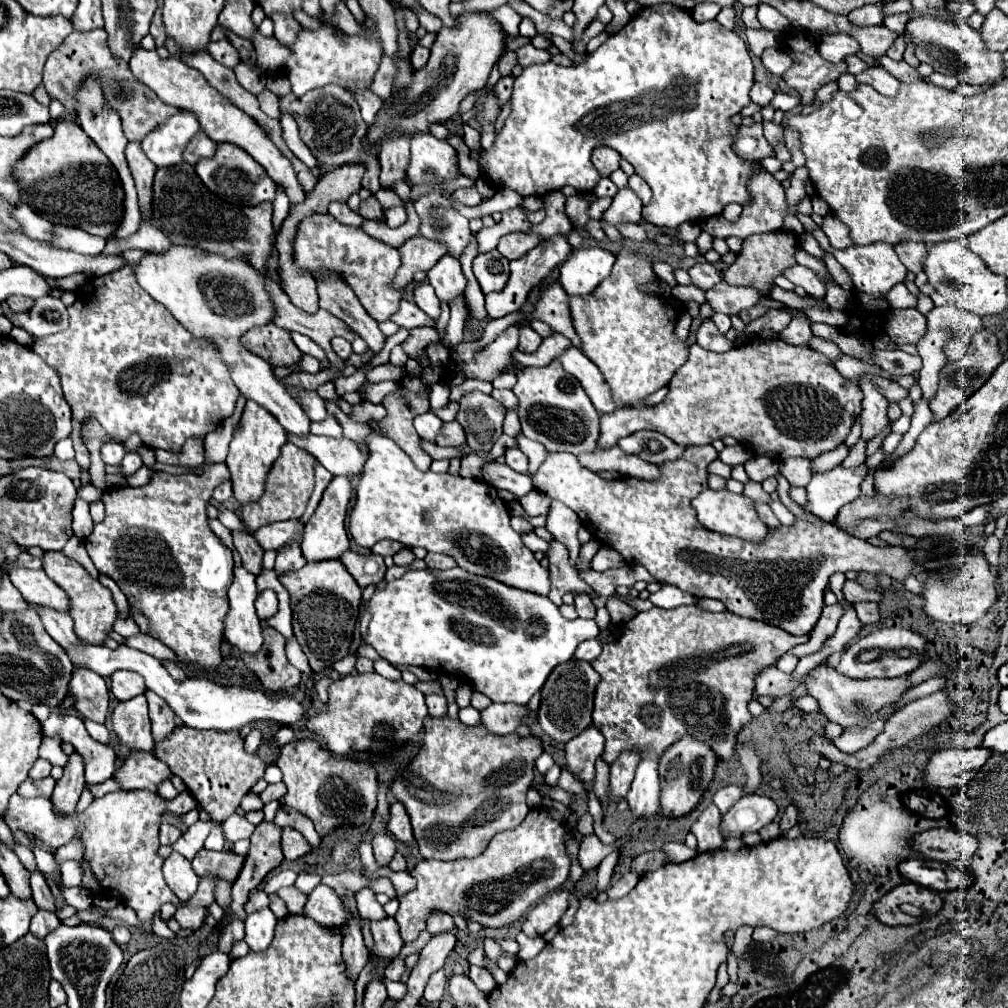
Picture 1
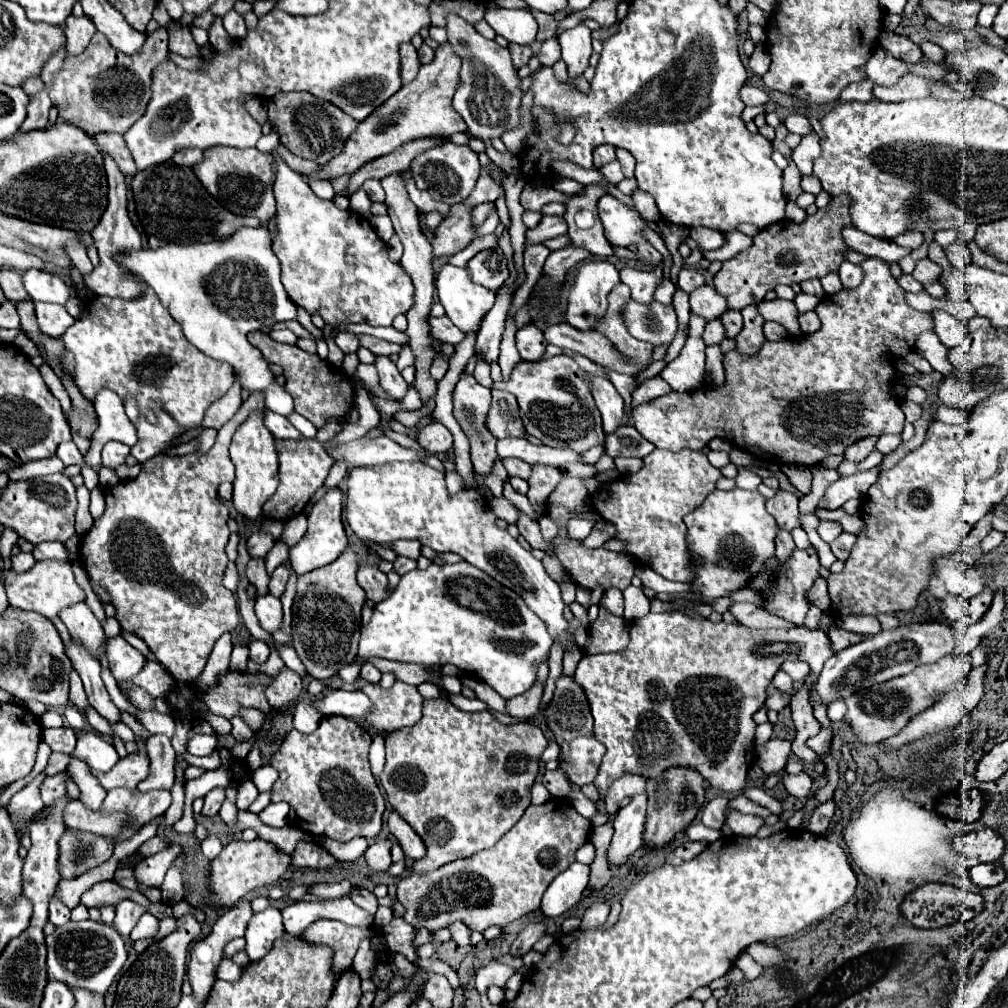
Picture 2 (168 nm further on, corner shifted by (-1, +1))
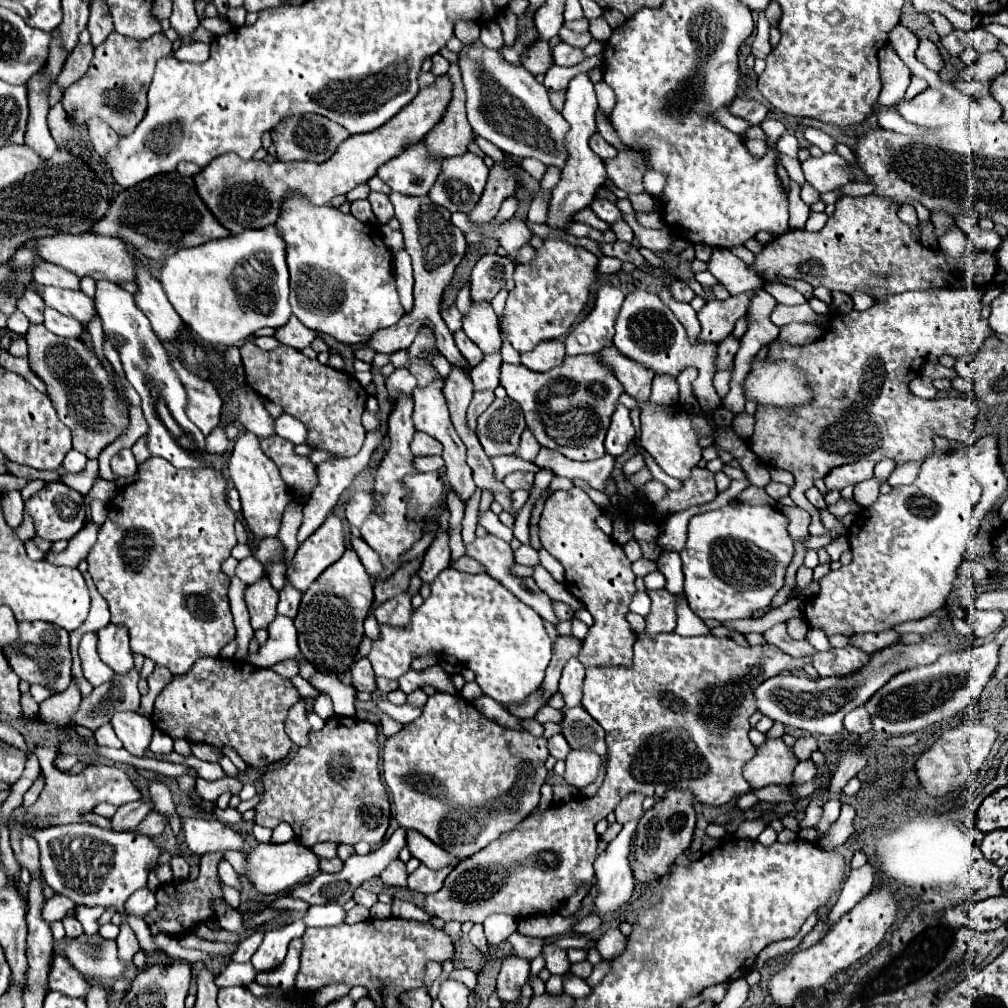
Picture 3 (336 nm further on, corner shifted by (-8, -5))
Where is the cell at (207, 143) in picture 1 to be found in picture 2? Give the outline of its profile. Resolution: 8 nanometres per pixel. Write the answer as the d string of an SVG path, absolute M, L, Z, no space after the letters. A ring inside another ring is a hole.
M184 149L184 151L176 153L172 159L176 161L176 165L188 165L188 167L192 167L192 165L196 165L196 163L202 161L202 151L200 149Z

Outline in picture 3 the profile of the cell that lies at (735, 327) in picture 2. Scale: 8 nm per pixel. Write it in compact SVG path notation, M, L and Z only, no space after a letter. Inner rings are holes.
M727 335L721 343L719 343L719 359L717 359L717 369L729 367L733 365L733 357L739 351L741 341L735 335Z

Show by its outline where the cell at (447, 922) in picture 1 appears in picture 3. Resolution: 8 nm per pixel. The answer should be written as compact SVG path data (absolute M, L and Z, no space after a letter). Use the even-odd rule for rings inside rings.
M473 925L473 929L469 931L469 939L471 939L471 943L485 955L485 959L487 959L487 955L489 955L489 947L487 947L487 941L485 941L485 935L483 935L483 925Z

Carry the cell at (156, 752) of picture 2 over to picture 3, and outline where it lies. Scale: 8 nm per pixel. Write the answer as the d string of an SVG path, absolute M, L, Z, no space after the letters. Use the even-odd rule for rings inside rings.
M143 797L139 801L121 805L111 819L115 823L113 831L127 831L127 827L135 827L135 823L139 823L153 809L155 809L155 803L151 797Z

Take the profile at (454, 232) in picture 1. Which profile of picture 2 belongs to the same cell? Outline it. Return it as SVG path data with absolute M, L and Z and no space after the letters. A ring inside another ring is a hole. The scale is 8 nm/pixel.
M410 169L400 171L400 177L404 177L404 185L406 185L406 189L408 189L408 195L410 195L412 203L414 203L420 211L430 213L430 211L436 209L436 211L440 211L442 215L448 215L450 205L446 205L446 203L438 203L438 201L434 201L426 191L416 189L416 183L414 183L414 177L412 177L412 171L410 171Z

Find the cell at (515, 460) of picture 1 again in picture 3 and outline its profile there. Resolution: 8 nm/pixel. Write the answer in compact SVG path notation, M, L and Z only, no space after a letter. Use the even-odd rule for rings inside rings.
M515 471L515 473L511 473L511 475L507 475L503 479L503 483L511 491L515 491L515 489L527 489L527 491L531 491L533 489L533 481L535 481L535 473L527 473L527 471Z

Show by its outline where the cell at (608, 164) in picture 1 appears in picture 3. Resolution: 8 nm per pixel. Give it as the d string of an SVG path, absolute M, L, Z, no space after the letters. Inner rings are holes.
M595 133L593 137L591 137L591 149L601 157L601 159L613 159L615 155L617 155L617 149L613 147L613 145L609 145L599 133Z

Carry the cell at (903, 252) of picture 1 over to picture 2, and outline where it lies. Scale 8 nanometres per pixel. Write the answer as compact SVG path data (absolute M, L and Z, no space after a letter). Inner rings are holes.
M916 231L902 233L900 237L896 237L896 239L894 239L894 243L896 243L896 245L908 247L908 249L918 249L918 247L922 245L922 241L924 241L924 237L922 237L920 233L916 233Z

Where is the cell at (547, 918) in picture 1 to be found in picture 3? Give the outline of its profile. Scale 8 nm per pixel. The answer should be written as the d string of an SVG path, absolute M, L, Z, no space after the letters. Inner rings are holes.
M511 955L503 961L499 977L497 977L497 995L503 1001L503 1007L511 1007L519 995L521 995L521 985L527 983L531 963L523 957Z

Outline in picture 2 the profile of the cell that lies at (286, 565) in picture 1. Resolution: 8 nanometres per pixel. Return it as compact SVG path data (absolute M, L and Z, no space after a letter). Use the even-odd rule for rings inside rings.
M280 565L280 567L276 567L276 571L272 573L272 577L270 577L270 593L272 593L274 597L282 597L284 589L286 589L288 575L290 575L290 571L288 571L288 569L284 569L282 565Z

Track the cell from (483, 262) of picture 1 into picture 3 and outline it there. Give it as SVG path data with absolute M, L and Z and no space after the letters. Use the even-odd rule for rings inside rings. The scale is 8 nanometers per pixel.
M497 253L483 255L471 271L471 299L491 301L501 289L511 291L515 285L513 269L515 265L509 257L501 257Z

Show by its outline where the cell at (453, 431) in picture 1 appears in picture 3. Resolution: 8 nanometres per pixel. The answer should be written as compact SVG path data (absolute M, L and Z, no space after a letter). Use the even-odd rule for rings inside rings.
M417 431L413 441L411 441L411 451L417 457L419 455L441 455L443 453L443 445L437 439L433 439L431 435Z

